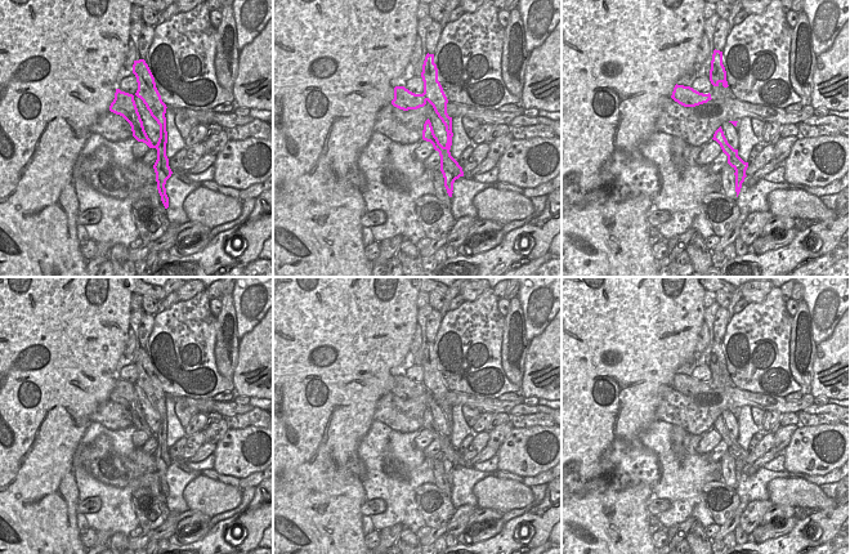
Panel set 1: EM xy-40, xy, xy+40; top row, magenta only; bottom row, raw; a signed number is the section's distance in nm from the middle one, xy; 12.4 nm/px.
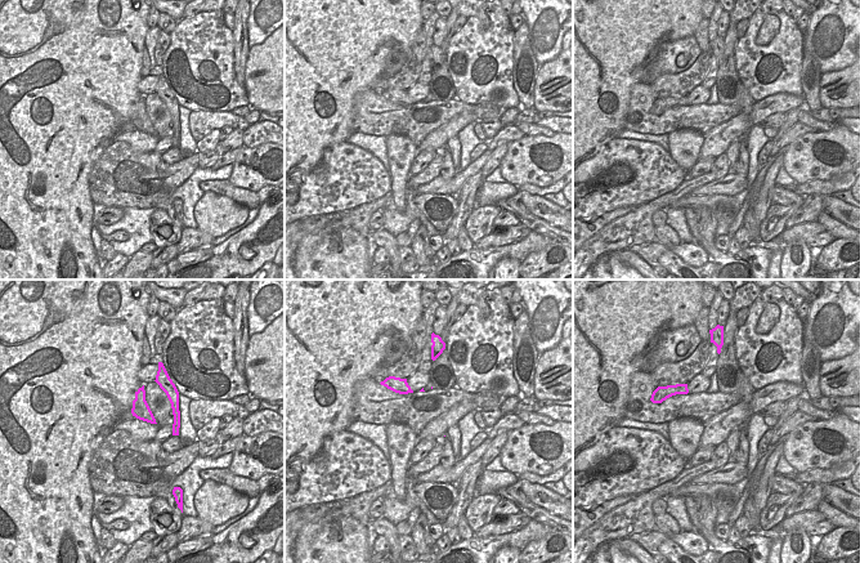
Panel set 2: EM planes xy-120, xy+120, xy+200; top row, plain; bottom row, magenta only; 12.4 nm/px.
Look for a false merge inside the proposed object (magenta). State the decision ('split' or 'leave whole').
split

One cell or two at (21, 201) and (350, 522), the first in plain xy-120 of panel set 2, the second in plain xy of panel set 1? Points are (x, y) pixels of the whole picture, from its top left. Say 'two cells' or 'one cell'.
one cell

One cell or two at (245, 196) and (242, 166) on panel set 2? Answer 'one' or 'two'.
two

